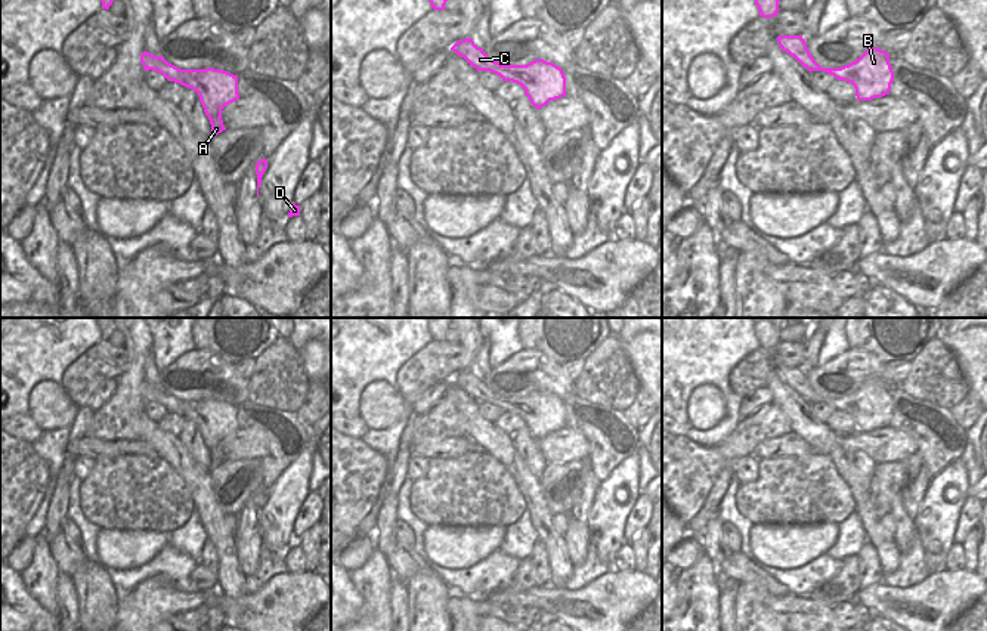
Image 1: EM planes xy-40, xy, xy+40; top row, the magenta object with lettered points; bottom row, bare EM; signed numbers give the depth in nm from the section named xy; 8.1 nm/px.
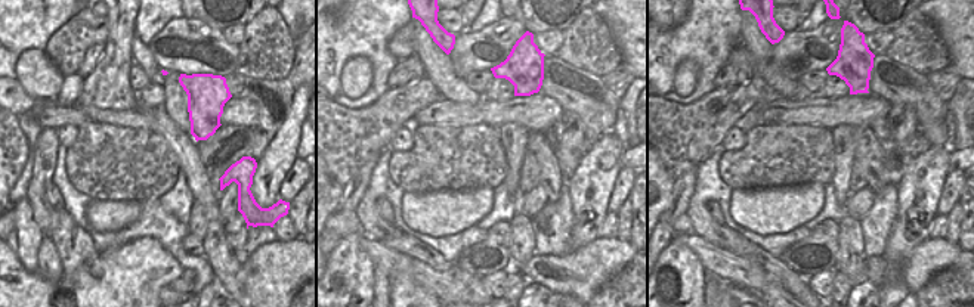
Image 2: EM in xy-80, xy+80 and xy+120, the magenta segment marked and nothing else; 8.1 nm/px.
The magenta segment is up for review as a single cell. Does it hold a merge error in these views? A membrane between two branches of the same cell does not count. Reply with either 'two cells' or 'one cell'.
one cell

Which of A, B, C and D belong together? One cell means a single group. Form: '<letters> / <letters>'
A B C D

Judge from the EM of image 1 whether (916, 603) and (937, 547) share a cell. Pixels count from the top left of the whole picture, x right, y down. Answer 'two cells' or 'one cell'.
two cells

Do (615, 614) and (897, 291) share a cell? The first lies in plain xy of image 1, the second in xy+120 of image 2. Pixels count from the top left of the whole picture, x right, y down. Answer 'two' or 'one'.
two

